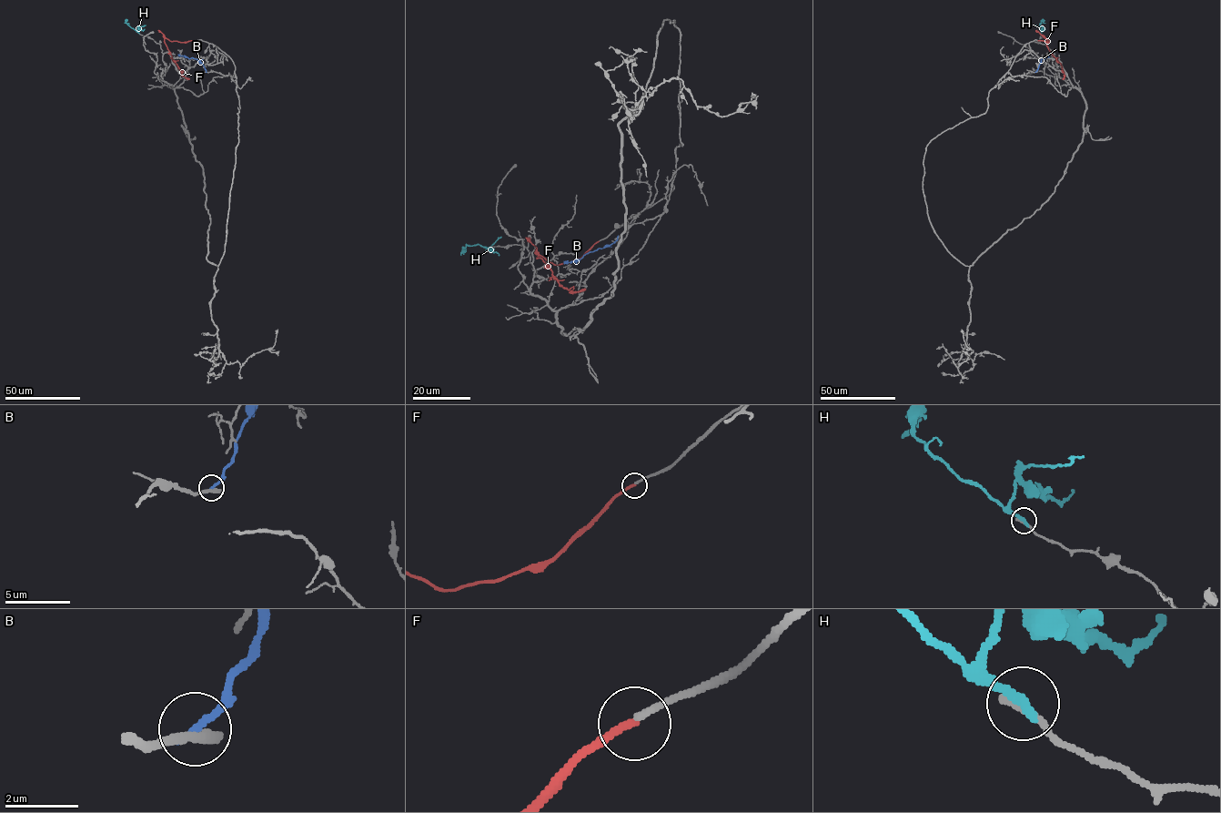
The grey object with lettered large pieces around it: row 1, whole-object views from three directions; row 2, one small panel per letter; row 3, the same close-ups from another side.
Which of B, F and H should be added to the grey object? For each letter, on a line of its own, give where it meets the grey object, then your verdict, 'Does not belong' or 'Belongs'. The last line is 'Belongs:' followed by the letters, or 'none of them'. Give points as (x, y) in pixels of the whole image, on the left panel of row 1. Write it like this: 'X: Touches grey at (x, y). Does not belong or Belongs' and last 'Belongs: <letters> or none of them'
B: Touches grey at (206, 71). Does not belong
F: Touches grey at (196, 40). Does not belong
H: Touches grey at (138, 33). Does not belong
Belongs: none of them

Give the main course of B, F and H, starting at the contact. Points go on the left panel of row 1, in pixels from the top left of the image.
B: (206, 72), (198, 59), (177, 55)
F: (196, 40), (164, 40), (181, 74), (189, 79)
H: (138, 33), (126, 21), (125, 23)

